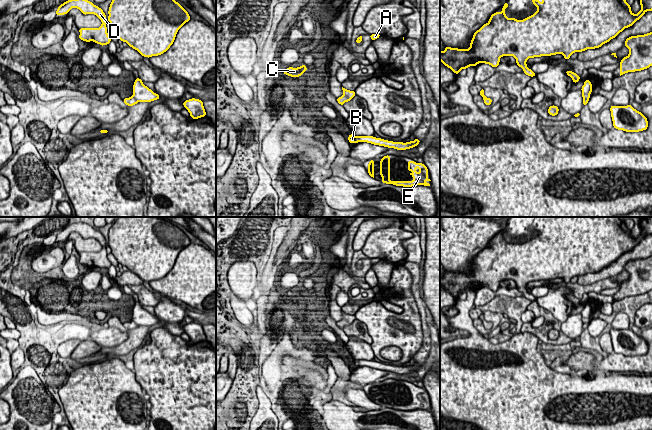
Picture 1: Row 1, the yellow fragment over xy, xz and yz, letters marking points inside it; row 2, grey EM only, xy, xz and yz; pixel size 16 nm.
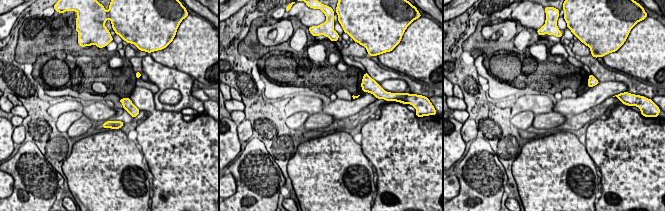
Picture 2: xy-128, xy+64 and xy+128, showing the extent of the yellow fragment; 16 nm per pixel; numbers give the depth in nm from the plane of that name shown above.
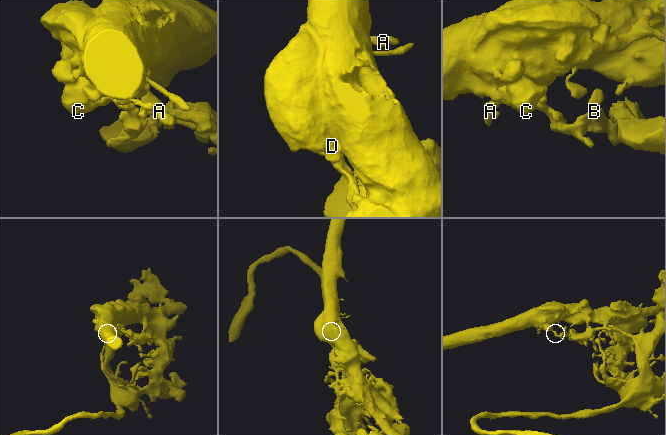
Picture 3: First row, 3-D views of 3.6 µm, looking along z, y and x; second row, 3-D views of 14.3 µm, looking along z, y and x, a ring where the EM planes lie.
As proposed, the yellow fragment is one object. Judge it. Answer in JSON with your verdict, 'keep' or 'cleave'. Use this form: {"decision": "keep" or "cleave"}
{"decision": "cleave"}

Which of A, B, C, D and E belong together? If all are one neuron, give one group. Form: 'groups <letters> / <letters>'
groups A B C D / E

